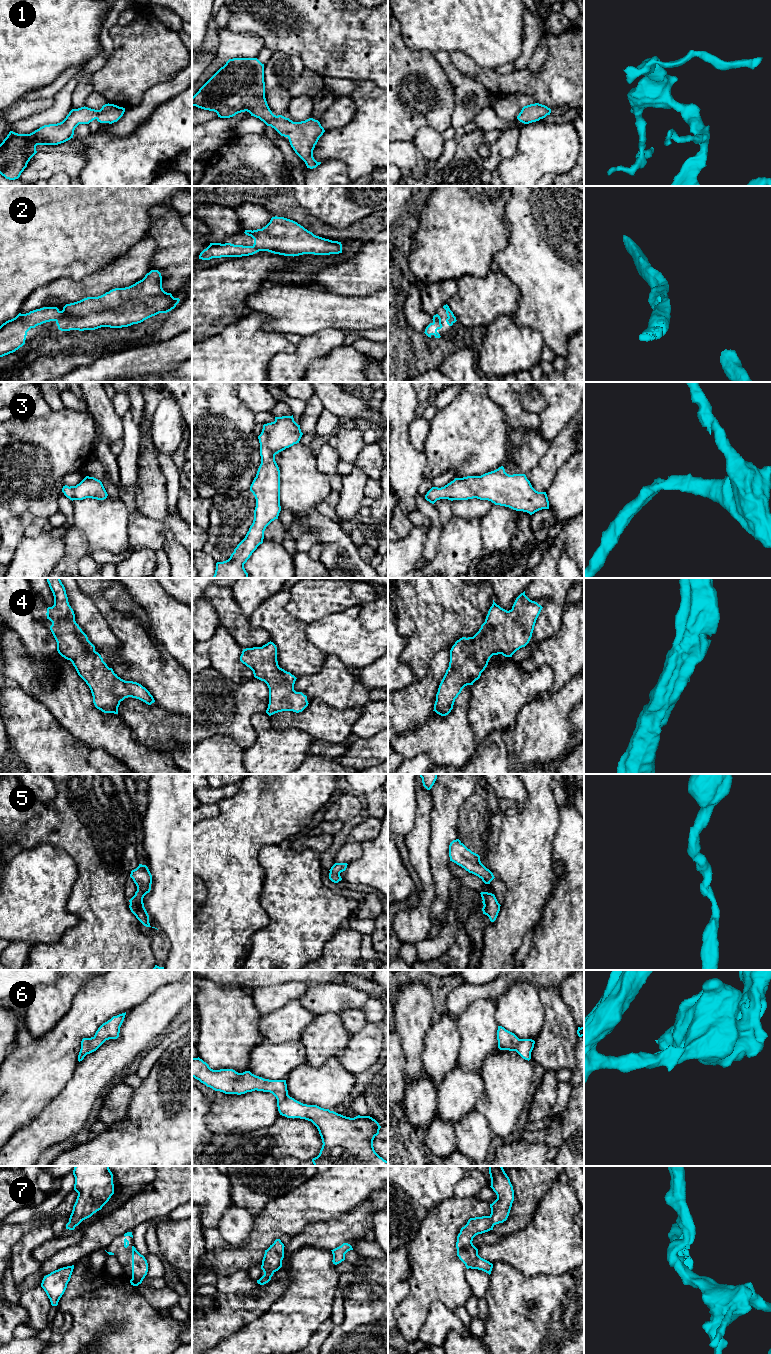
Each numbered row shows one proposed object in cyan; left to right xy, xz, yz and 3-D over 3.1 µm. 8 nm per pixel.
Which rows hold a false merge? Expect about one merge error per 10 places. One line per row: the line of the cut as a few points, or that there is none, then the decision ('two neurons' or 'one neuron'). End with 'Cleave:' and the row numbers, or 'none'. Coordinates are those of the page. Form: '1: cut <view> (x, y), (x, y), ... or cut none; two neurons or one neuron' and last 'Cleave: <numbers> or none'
1: cut none; one neuron
2: cut none; one neuron
3: cut none; one neuron
4: cut none; one neuron
5: cut none; one neuron
6: cut none; one neuron
7: cut none; one neuron
Cleave: none

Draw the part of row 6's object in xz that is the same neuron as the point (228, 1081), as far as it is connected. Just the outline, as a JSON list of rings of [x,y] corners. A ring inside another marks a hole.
[[[199,1057],[192,1058],[192,1077],[225,1094],[241,1095],[255,1090],[270,1092],[277,1099],[280,1115],[311,1121],[317,1127],[323,1143],[319,1155],[312,1159],[314,1166],[388,1166],[388,1161],[374,1150],[373,1140],[379,1134],[381,1126],[370,1116],[350,1118],[317,1105],[303,1104],[288,1095],[286,1080],[264,1079],[250,1071],[238,1073],[233,1069],[213,1070]]]

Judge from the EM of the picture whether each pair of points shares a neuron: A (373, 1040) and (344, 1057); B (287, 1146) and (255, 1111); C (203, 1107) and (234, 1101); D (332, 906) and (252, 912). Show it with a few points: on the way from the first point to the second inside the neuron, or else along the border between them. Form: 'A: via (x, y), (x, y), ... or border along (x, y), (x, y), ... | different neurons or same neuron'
A: via (366, 1047), (356, 1057), (351, 1057) | same neuron
B: border along (280, 1115), (271, 1124), (246, 1132) | different neurons
C: border along (208, 1101), (209, 1112), (205, 1124), (210, 1130) | different neurons
D: border along (261, 888), (260, 905), (269, 922), (255, 932) | different neurons

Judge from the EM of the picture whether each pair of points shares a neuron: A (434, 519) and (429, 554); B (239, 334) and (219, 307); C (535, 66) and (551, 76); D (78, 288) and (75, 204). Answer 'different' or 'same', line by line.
A: same
B: different
C: different
D: different

